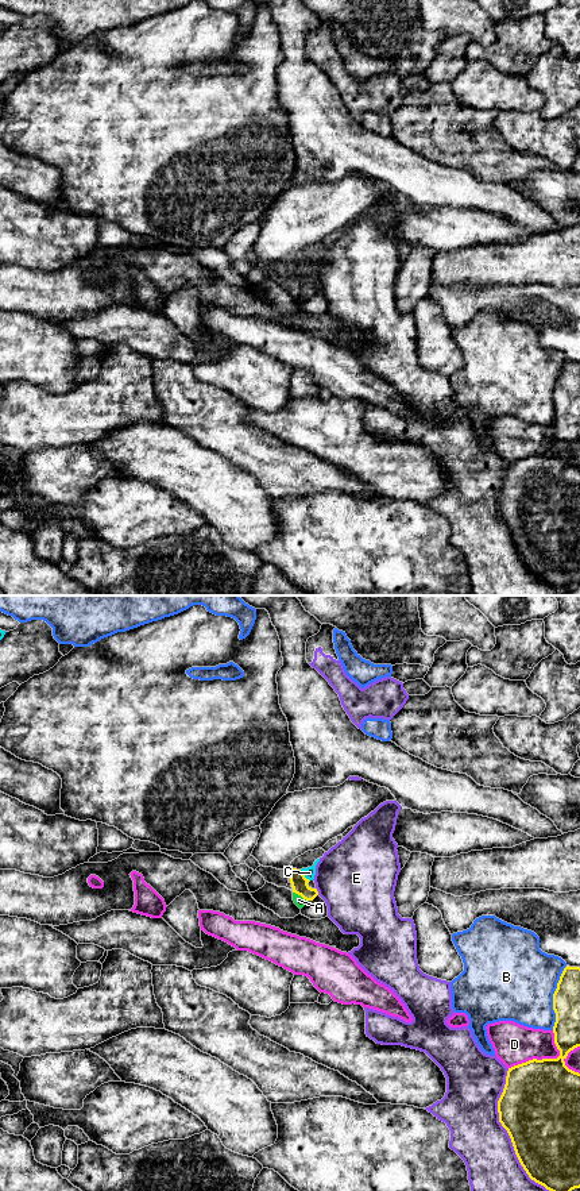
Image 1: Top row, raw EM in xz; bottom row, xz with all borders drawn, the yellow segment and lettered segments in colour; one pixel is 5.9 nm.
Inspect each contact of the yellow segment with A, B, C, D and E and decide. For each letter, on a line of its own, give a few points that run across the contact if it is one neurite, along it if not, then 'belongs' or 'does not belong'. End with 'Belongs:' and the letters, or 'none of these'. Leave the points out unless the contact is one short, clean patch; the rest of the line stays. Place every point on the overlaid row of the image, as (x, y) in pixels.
A: line xz (298, 882), (301, 895), (298, 900); belongs
B: does not belong
C: does not belong
D: does not belong
E: does not belong
Belongs: A

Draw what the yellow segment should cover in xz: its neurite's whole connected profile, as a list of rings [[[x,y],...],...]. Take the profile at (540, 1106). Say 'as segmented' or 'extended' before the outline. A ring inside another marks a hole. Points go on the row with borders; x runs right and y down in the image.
as segmented; [[[580,967],[564,968],[553,994],[553,1010],[560,1056],[509,1068],[498,1113],[529,1177],[549,1191],[572,1191],[580,1188],[580,1074],[569,1069],[564,1060],[580,1047]]]

